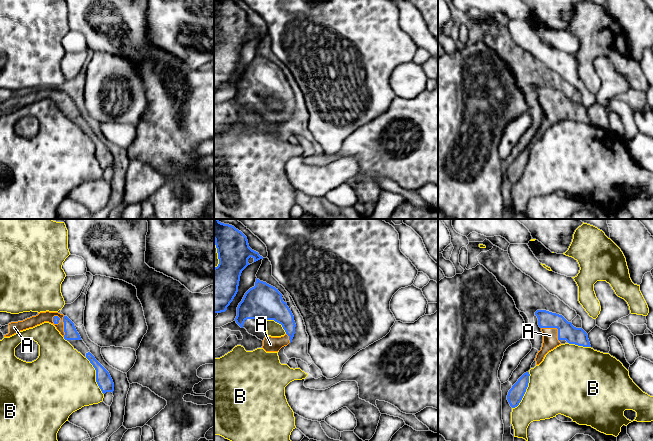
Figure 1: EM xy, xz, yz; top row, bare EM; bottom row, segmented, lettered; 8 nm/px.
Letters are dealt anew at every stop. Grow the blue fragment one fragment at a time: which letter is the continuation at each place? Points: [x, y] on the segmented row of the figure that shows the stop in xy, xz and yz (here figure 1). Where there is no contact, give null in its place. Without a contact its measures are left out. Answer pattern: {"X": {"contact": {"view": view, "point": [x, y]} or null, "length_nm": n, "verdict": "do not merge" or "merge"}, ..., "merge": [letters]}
{"A": {"contact": {"view": "yz", "point": [555, 327]}, "length_nm": 180, "verdict": "merge"}, "B": {"contact": {"view": "yz", "point": [525, 391]}, "length_nm": 320, "verdict": "do not merge"}, "merge": ["A"]}

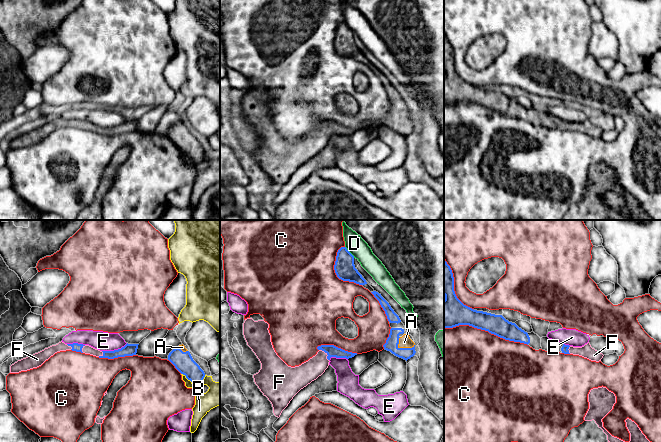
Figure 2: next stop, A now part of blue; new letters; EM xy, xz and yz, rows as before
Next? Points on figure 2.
{"A": {"contact": {"view": "xz", "point": [405, 348]}, "length_nm": 150, "verdict": "merge"}, "B": {"contact": {"view": "xy", "point": [194, 385]}, "length_nm": 200, "verdict": "do not merge"}, "C": {"contact": {"view": "yz", "point": [486, 330]}, "length_nm": 700, "verdict": "do not merge"}, "D": {"contact": {"view": "xz", "point": [349, 252]}, "length_nm": 120, "verdict": "do not merge"}, "E": {"contact": {"view": "xy", "point": [114, 350]}, "length_nm": 220, "verdict": "do not merge"}, "F": {"contact": {"view": "xz", "point": [327, 354]}, "length_nm": 120, "verdict": "merge"}, "merge": ["A", "F"]}

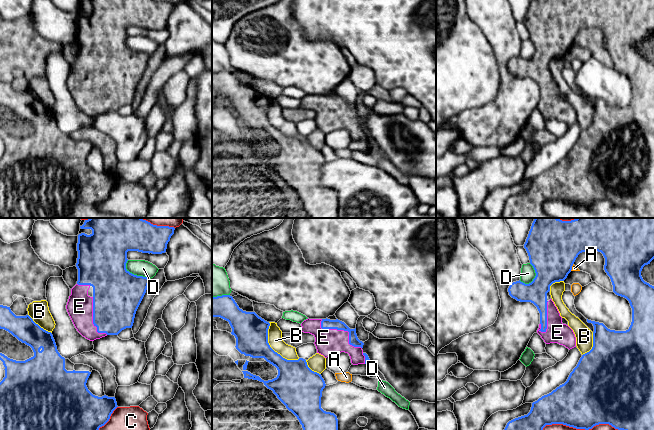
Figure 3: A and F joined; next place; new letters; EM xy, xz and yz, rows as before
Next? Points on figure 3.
{"A": {"contact": {"view": "yz", "point": [571, 267]}, "length_nm": 70, "verdict": "do not merge"}, "B": {"contact": {"view": "xz", "point": [271, 348]}, "length_nm": 400, "verdict": "do not merge"}, "C": {"contact": {"view": "yz", "point": [564, 424]}, "length_nm": 360, "verdict": "do not merge"}, "D": {"contact": {"view": "xy", "point": [133, 274]}, "length_nm": 240, "verdict": "do not merge"}, "E": {"contact": {"view": "xz", "point": [342, 329]}, "length_nm": 400, "verdict": "merge"}, "merge": ["E"]}

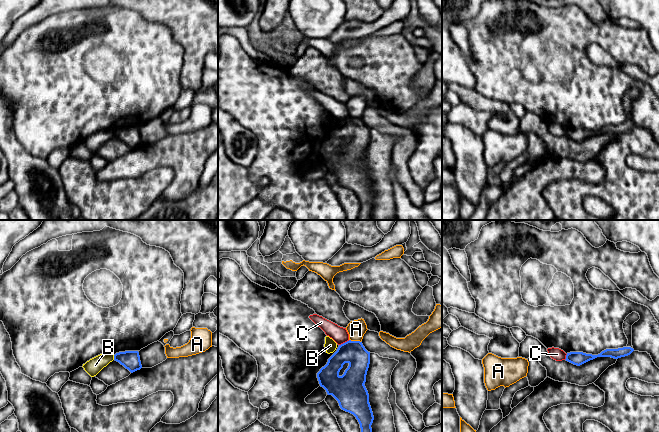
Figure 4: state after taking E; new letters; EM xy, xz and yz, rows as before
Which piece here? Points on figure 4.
{"A": {"contact": {"view": "xz", "point": [355, 341]}, "length_nm": 100, "verdict": "do not merge"}, "B": {"contact": {"view": "xy", "point": [114, 357]}, "length_nm": 40, "verdict": "do not merge"}, "C": {"contact": {"view": "xz", "point": [345, 342]}, "length_nm": 100, "verdict": "do not merge"}, "merge": []}

